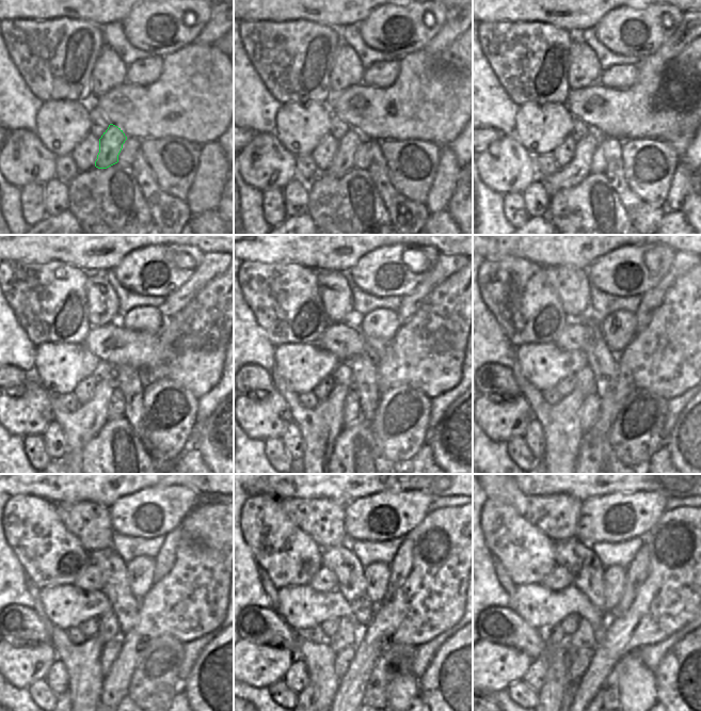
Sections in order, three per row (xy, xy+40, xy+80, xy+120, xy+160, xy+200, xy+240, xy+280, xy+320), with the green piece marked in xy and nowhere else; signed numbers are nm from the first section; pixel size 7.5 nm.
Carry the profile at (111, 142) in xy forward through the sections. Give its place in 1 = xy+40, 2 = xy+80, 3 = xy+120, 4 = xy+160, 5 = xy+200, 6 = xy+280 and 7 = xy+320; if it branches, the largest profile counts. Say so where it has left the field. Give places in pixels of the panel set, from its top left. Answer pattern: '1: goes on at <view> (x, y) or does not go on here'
1: goes on at xy+40 (343, 162)
2: goes on at xy+80 (569, 176)
3: goes on at xy+120 (79, 427)
4: goes on at xy+160 (320, 426)
5: goes on at xy+200 (560, 423)
6: goes on at xy+280 (319, 659)
7: goes on at xy+320 (504, 579)

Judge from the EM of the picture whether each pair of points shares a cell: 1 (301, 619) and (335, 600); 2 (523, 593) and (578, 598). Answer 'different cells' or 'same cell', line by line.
1: same cell
2: same cell

